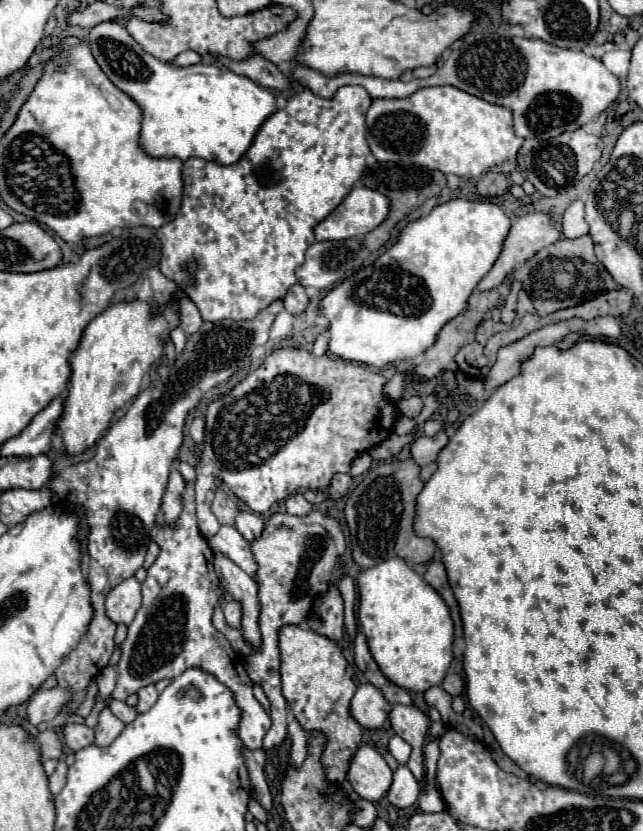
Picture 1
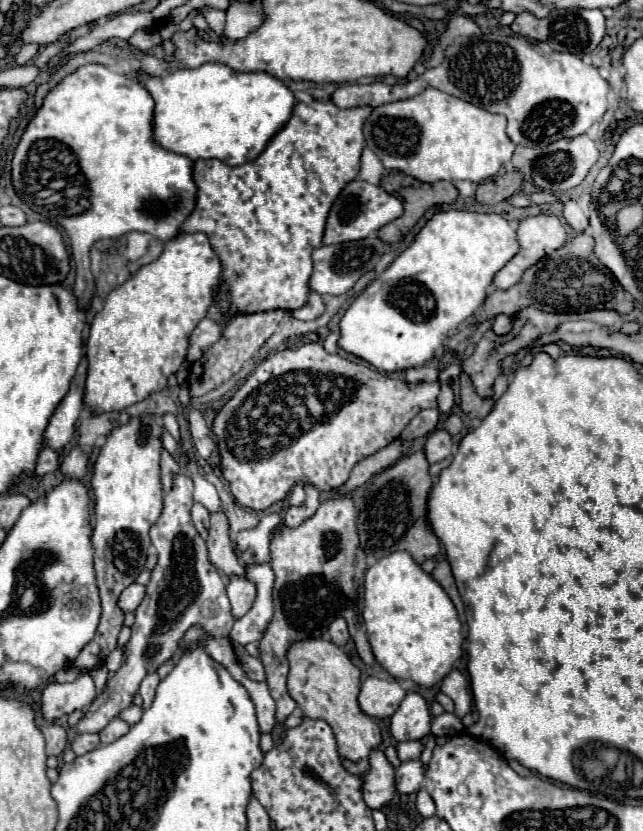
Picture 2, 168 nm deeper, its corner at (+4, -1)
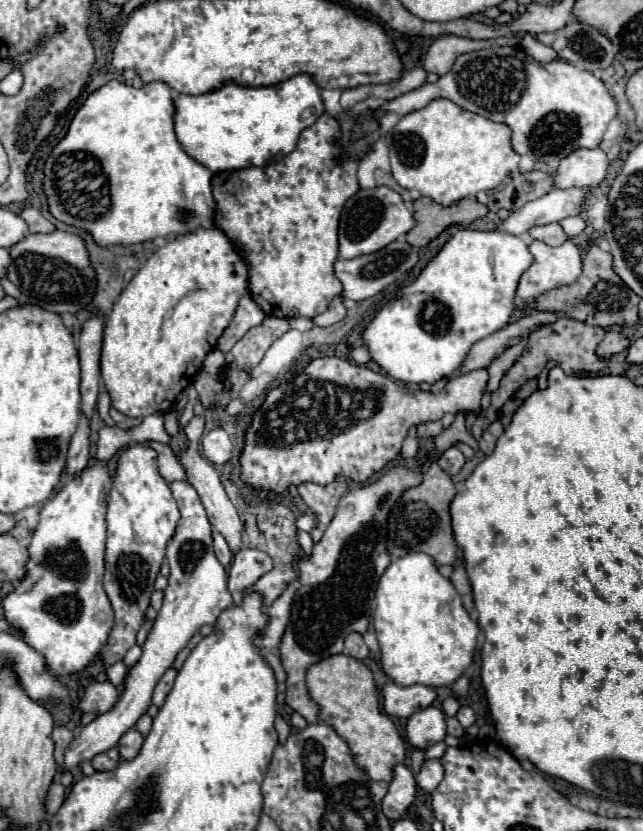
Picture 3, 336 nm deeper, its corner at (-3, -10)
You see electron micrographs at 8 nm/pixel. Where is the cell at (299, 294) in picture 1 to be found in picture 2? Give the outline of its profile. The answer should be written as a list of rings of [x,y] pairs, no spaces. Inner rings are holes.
[[[310,292],[308,304],[304,304],[304,308],[292,310],[290,314],[292,314],[294,318],[298,318],[298,320],[314,320],[314,318],[318,318],[322,312],[324,312],[324,302],[322,302],[320,294]]]

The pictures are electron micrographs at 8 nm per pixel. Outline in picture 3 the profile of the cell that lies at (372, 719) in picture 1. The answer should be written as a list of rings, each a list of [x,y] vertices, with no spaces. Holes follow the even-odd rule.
[[[387,683],[383,687],[383,707],[385,713],[393,717],[411,717],[419,709],[433,705],[435,699],[437,699],[435,687],[427,685],[403,687],[397,683]]]

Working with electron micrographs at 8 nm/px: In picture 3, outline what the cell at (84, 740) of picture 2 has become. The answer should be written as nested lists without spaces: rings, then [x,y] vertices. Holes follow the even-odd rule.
[[[109,749],[109,751],[101,753],[101,755],[97,755],[91,763],[93,763],[93,767],[97,771],[111,771],[111,769],[115,769],[119,765],[119,751]]]

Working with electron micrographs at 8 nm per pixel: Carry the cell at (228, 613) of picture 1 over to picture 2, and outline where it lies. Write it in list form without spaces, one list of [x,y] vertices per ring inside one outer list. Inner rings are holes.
[[[232,576],[226,590],[228,590],[230,604],[232,604],[232,616],[234,618],[244,616],[250,610],[254,598],[256,598],[256,586],[246,578]]]

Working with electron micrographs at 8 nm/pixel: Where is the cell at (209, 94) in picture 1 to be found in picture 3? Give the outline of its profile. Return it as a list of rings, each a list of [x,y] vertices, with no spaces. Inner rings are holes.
[[[299,73],[281,85],[273,87],[241,87],[235,83],[225,83],[221,89],[205,95],[179,95],[175,99],[175,133],[187,155],[209,167],[213,173],[237,171],[251,165],[267,165],[291,153],[297,145],[297,137],[303,129],[311,127],[323,113],[325,105],[321,99],[321,89],[311,75]]]

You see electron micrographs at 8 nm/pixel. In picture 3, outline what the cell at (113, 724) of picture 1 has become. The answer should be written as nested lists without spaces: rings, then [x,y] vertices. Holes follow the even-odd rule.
[[[129,729],[119,741],[119,753],[123,759],[133,759],[143,745],[143,735],[137,729]]]

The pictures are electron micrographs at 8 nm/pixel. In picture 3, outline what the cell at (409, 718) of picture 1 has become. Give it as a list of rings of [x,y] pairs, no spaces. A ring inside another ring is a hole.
[[[437,707],[421,709],[407,721],[407,739],[417,749],[427,749],[437,741],[443,741],[445,735],[445,713]]]

